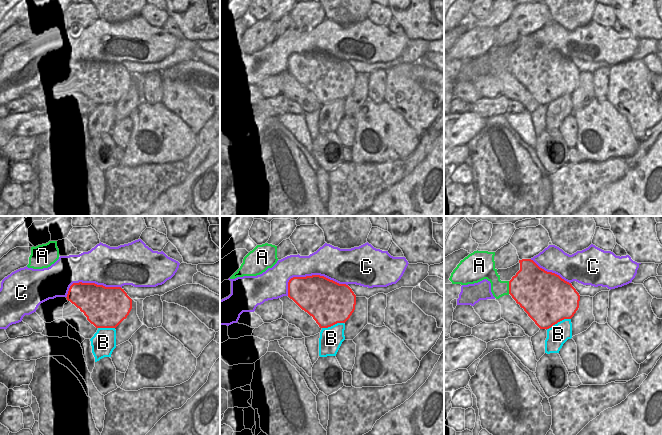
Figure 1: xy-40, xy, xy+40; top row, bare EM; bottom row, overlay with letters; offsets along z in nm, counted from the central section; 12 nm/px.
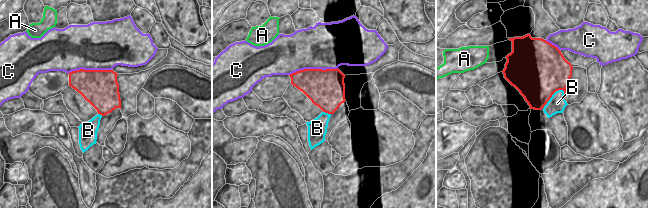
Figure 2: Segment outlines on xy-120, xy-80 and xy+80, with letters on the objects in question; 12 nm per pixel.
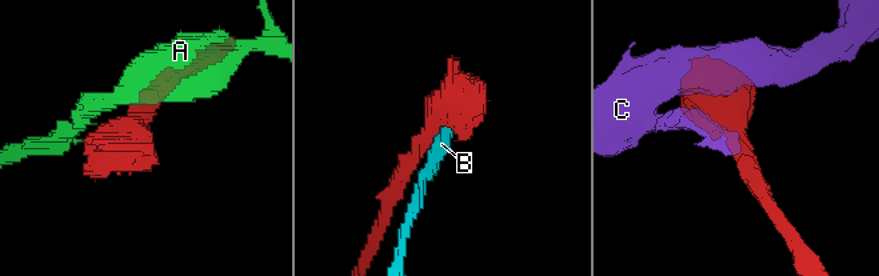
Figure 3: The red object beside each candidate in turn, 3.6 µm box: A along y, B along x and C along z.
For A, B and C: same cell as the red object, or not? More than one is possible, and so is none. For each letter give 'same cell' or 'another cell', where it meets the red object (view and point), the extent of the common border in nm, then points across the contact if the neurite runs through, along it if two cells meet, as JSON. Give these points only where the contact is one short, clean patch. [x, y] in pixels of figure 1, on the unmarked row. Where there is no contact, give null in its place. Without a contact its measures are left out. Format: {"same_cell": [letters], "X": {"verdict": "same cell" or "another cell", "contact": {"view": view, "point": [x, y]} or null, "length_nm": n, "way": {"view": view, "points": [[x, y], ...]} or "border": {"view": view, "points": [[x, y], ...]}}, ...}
{"same_cell": [], "A": {"verdict": "another cell", "contact": {"view": "xy+40", "point": [509, 63]}, "length_nm": 160}, "B": {"verdict": "another cell", "contact": {"view": "xy+40", "point": [558, 97]}, "length_nm": 320}, "C": {"verdict": "another cell", "contact": {"view": "xy", "point": [310, 52]}, "length_nm": 750}}

